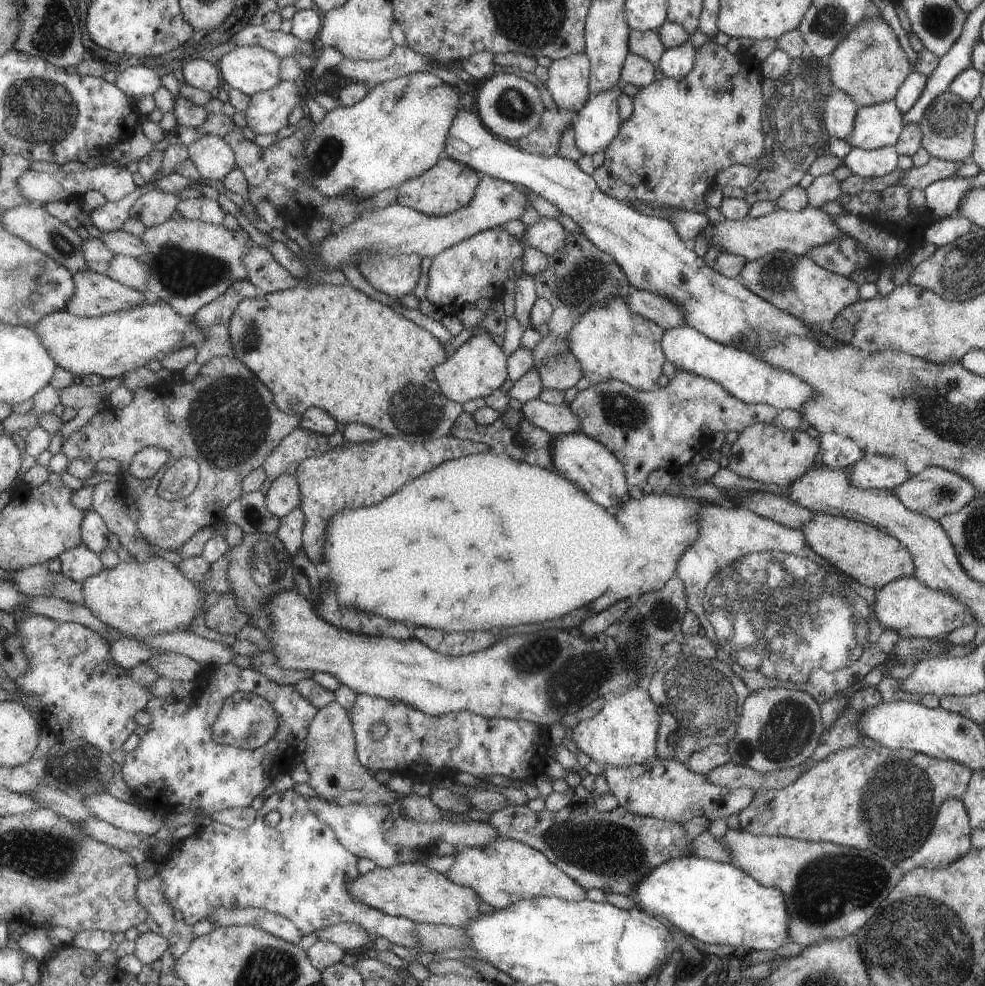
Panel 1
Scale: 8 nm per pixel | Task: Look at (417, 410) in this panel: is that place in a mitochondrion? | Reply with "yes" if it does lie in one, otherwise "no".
yes

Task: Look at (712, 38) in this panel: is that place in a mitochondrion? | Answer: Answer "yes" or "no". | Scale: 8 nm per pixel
no

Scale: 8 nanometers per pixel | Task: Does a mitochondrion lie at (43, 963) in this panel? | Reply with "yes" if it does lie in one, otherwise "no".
no

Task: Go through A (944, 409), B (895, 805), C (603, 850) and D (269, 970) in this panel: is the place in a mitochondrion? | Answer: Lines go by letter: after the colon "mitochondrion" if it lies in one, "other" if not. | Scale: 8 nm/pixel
A: mitochondrion
B: mitochondrion
C: mitochondrion
D: mitochondrion

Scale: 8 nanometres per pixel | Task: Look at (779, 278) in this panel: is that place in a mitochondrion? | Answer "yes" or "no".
yes

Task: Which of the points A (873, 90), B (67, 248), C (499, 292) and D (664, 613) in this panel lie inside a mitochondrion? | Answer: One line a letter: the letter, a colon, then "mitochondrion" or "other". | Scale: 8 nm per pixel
A: other
B: mitochondrion
C: other
D: mitochondrion

